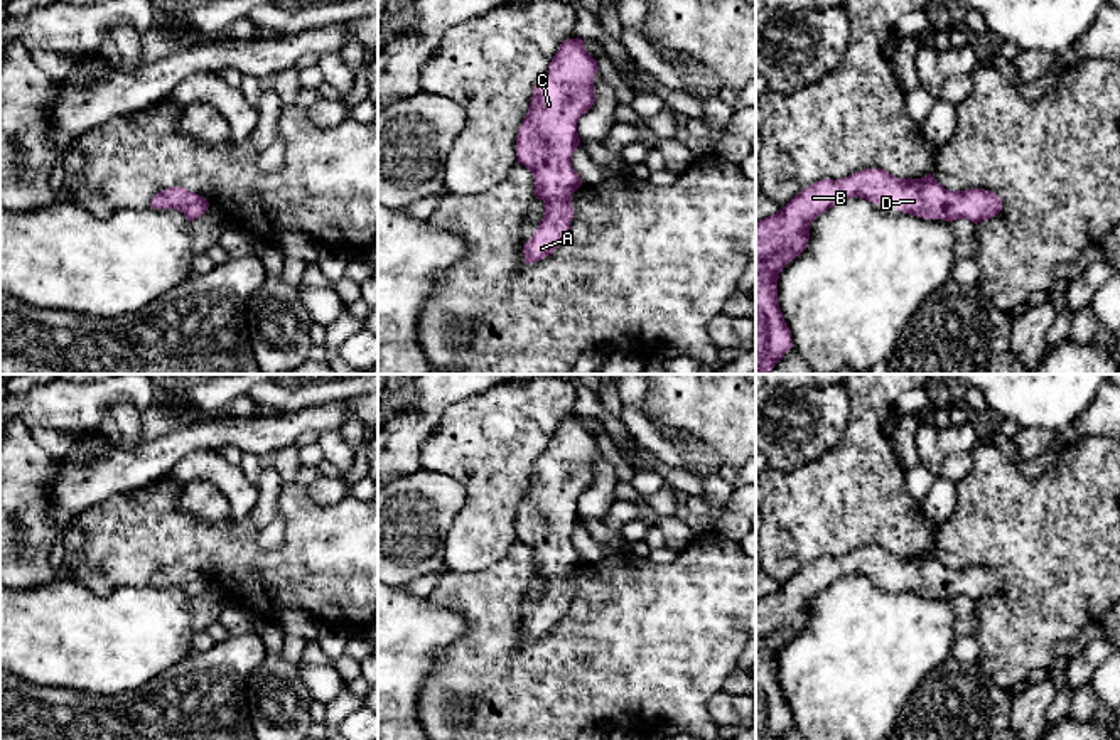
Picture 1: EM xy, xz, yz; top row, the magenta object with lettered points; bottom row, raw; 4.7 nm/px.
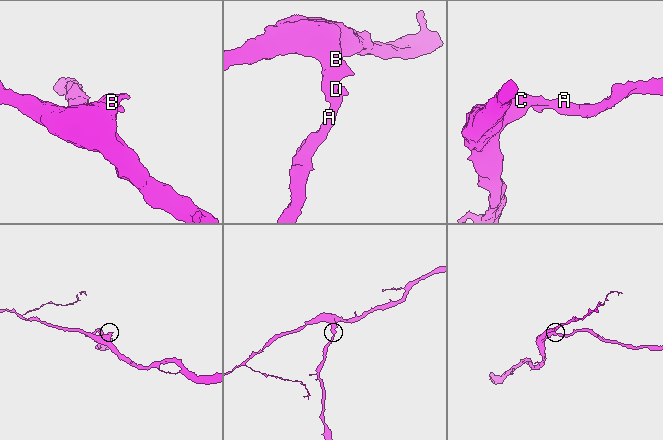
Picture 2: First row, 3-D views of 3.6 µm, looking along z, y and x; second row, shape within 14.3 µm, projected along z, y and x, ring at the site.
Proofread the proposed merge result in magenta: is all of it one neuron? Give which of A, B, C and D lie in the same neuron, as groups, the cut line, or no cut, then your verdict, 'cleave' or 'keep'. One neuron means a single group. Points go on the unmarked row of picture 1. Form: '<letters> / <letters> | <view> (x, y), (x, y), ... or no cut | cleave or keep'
A B C D | no cut | keep

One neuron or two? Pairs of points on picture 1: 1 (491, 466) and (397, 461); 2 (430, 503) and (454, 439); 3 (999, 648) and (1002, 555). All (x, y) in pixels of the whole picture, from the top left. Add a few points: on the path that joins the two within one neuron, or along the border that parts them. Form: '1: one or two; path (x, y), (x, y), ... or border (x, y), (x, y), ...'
1: two; border (432, 430), (420, 444), (419, 466)
2: two; border (420, 466), (454, 477), (464, 489), (466, 503)
3: one; path (1012, 624), (1012, 579)

